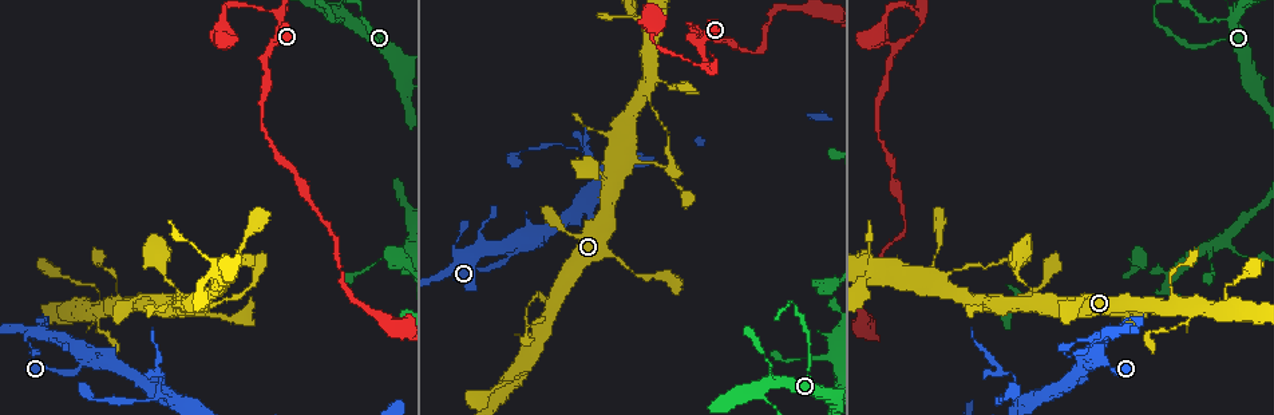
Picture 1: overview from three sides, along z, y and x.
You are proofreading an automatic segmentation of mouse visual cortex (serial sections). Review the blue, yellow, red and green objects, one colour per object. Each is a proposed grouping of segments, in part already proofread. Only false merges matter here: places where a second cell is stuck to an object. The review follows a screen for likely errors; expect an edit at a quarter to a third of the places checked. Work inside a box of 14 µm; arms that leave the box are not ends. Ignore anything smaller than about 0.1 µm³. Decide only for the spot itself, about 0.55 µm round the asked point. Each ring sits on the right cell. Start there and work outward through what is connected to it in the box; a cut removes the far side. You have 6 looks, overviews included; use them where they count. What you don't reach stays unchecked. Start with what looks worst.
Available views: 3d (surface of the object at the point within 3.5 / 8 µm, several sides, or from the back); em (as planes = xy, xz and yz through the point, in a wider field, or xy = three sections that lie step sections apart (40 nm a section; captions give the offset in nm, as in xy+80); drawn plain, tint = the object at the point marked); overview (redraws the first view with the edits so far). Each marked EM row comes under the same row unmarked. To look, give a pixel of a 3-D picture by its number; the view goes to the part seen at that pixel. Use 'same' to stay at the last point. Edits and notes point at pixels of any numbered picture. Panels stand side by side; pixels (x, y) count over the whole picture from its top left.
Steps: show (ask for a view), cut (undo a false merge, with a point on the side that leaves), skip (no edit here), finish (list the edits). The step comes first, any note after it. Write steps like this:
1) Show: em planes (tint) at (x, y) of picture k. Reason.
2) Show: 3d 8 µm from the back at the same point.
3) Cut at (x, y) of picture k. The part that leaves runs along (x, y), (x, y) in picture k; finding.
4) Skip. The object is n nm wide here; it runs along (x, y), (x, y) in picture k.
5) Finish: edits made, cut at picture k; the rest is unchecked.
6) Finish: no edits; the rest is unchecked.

Show: 3d 3.5 µm from the back at (341, 16) of picture 1. Four arms meet.

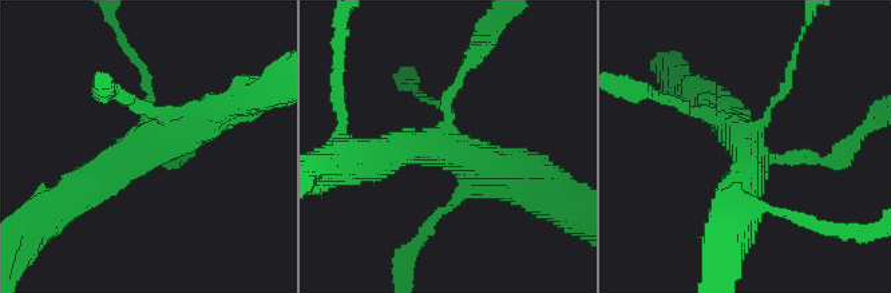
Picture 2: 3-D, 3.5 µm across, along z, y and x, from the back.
Show: em xy step 5 (tint) at (151, 147) of picture 2. Need the tissue.

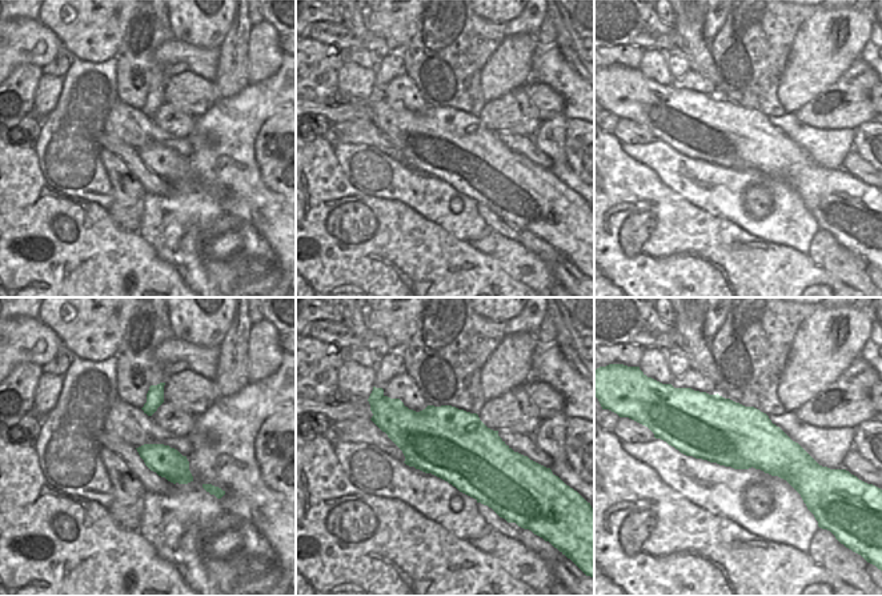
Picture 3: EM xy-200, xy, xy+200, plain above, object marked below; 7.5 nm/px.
Skip. The object is 550 nm wide here; it runs along (78, 191), (225, 109) in picture 2; one cell here.

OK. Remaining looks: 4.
Show: 3d 3.5 µm at (159, 382) of picture 1. Abrupt turn.

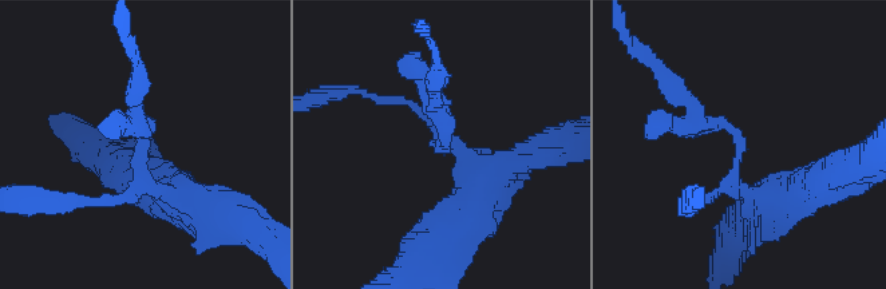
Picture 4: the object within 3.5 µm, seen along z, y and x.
Show: em xy step 5 (tint) at (446, 149) of picture 4. Shape alone is not enough.

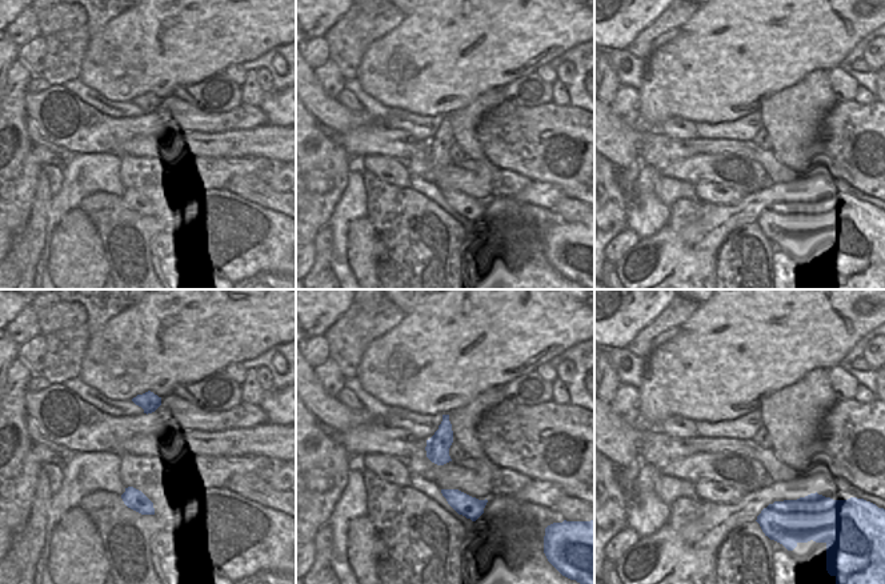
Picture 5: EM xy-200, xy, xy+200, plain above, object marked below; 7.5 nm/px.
Cut at (135, 115) of picture 4. The part that leaves runs along (146, 126), (134, 102), (134, 44) in picture 4; two cells meet here.

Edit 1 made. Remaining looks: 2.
Show: 3d 3.5 µm at (707, 71) of picture 1. Three arms meet.

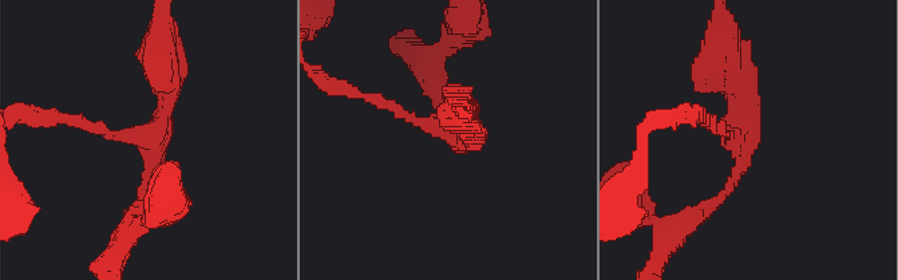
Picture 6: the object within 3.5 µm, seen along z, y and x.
Show: em xy step 2 (tint) at (152, 141) of picture 6. 3 arms meet here; the arms are 150, 200, 250 nm wide.

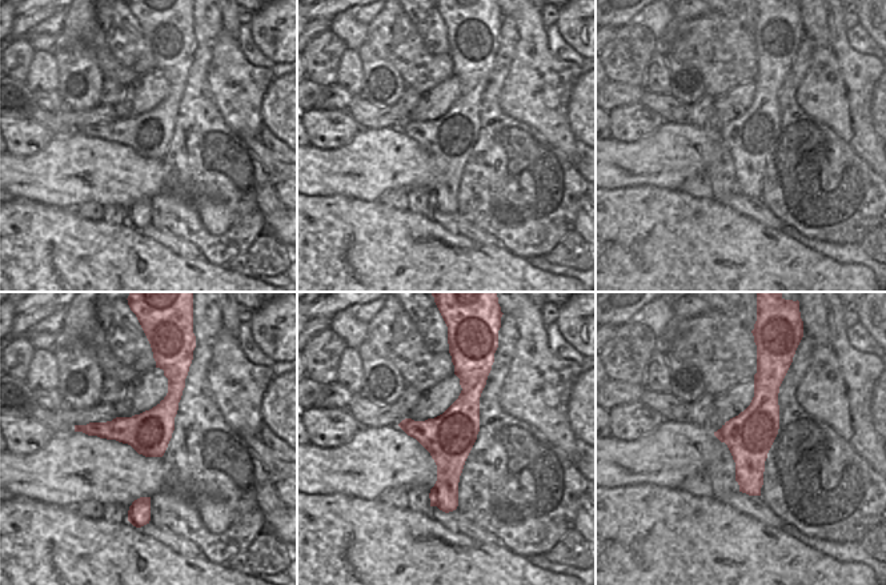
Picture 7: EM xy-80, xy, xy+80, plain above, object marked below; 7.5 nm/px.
Skip. The object is 380 nm wide here; it runs along (141, 212), (153, 142), (74, 121) in picture 6; all the same cell.

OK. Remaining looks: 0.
Finish: edits made, cut at picture 4; the rest is unchecked.

